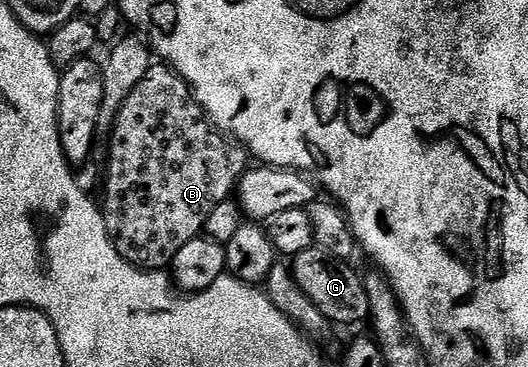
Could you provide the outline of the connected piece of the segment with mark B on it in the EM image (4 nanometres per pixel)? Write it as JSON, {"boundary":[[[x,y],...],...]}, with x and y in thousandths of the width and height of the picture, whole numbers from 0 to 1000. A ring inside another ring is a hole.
{"boundary":[[[318,177],[284,180],[282,193],[271,210],[271,221],[263,221],[263,232],[256,232],[248,264],[241,264],[241,275],[229,289],[205,379],[208,390],[206,471],[199,482],[199,553],[195,542],[195,583],[203,613],[203,635],[210,646],[222,687],[241,714],[254,717],[269,738],[303,738],[318,730],[331,711],[331,689],[339,689],[339,678],[347,678],[347,668],[354,668],[354,657],[375,649],[386,632],[392,591],[400,591],[400,580],[407,572],[407,559],[415,559],[424,542],[436,540],[447,523],[449,499],[462,482],[475,452],[472,414],[455,390],[436,379],[426,360],[413,357],[396,332],[396,316],[373,283],[373,270],[366,262],[366,245],[360,243],[358,223]]]}

